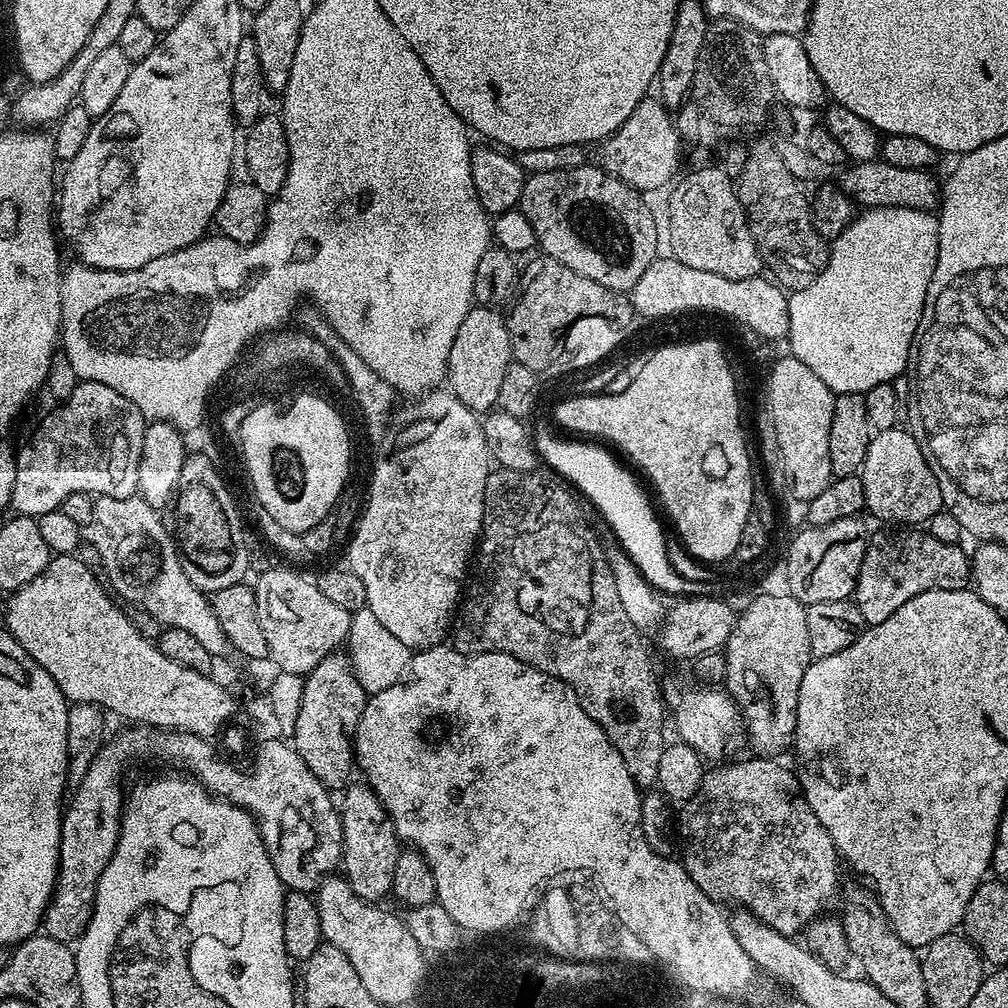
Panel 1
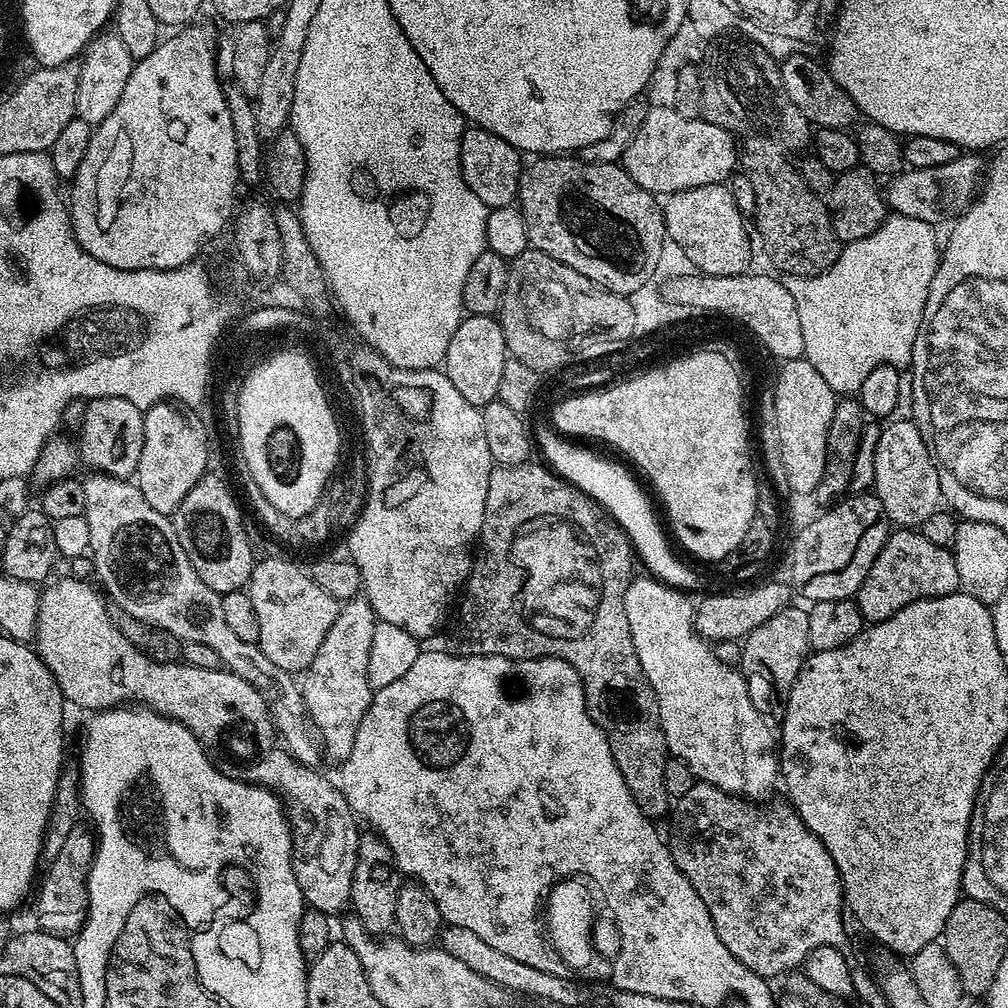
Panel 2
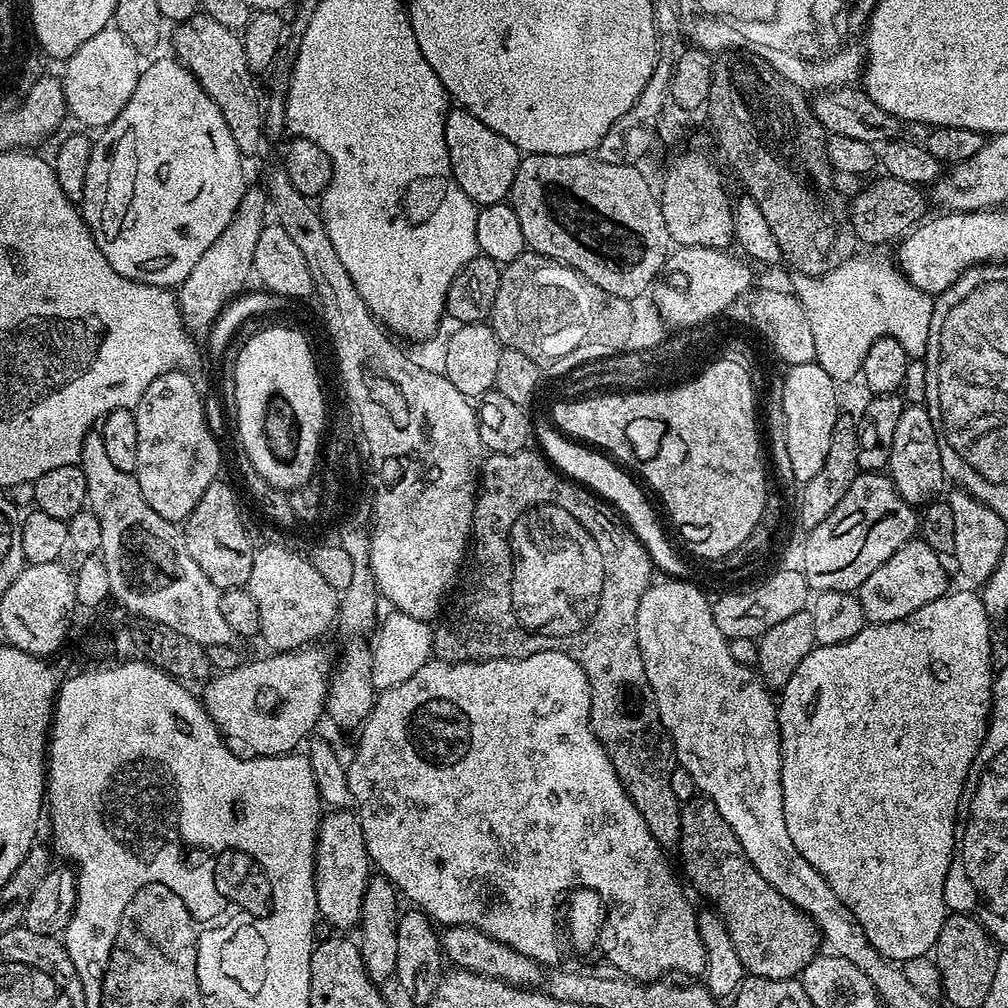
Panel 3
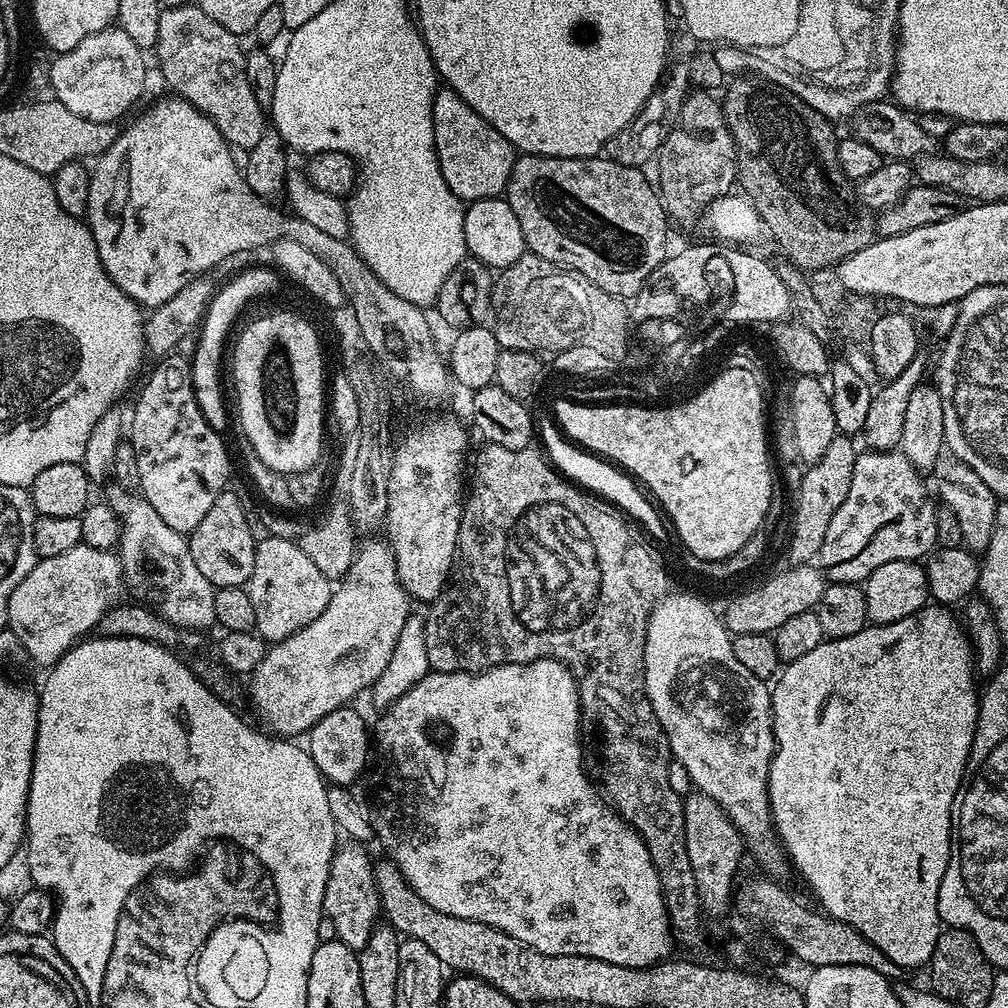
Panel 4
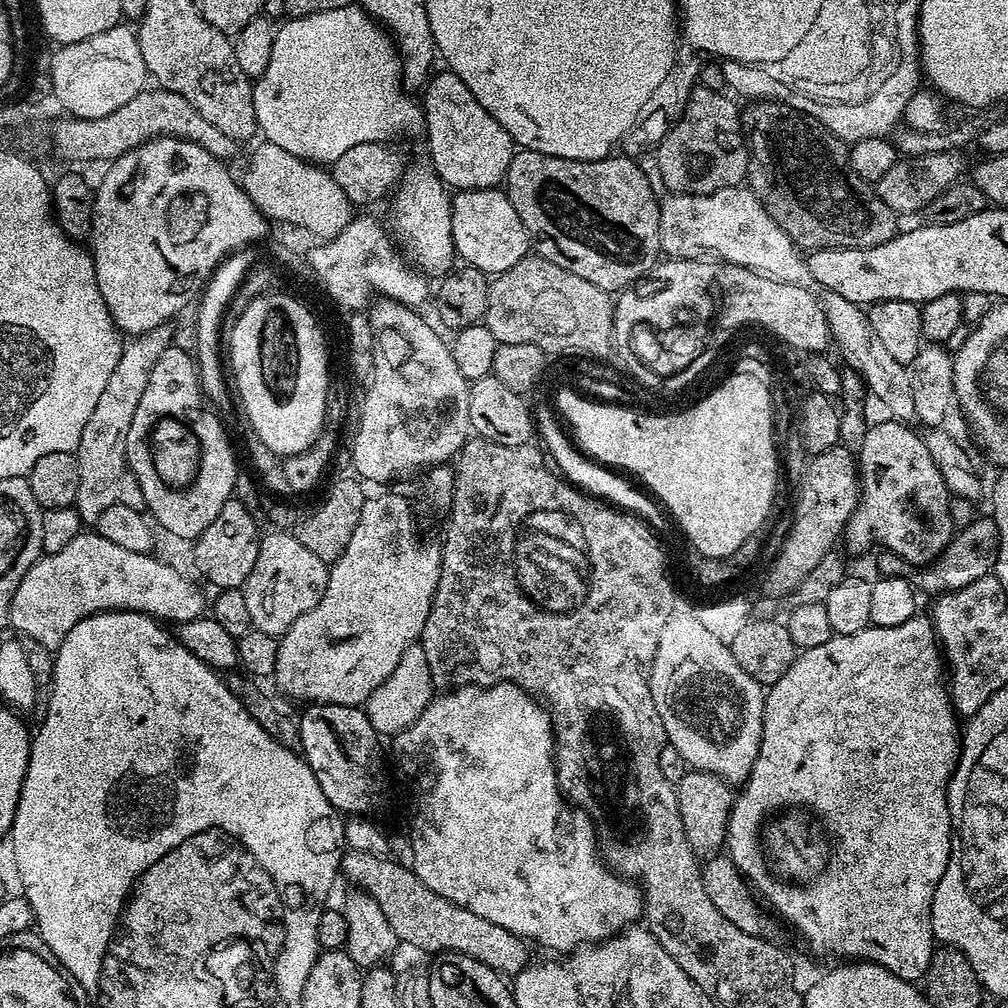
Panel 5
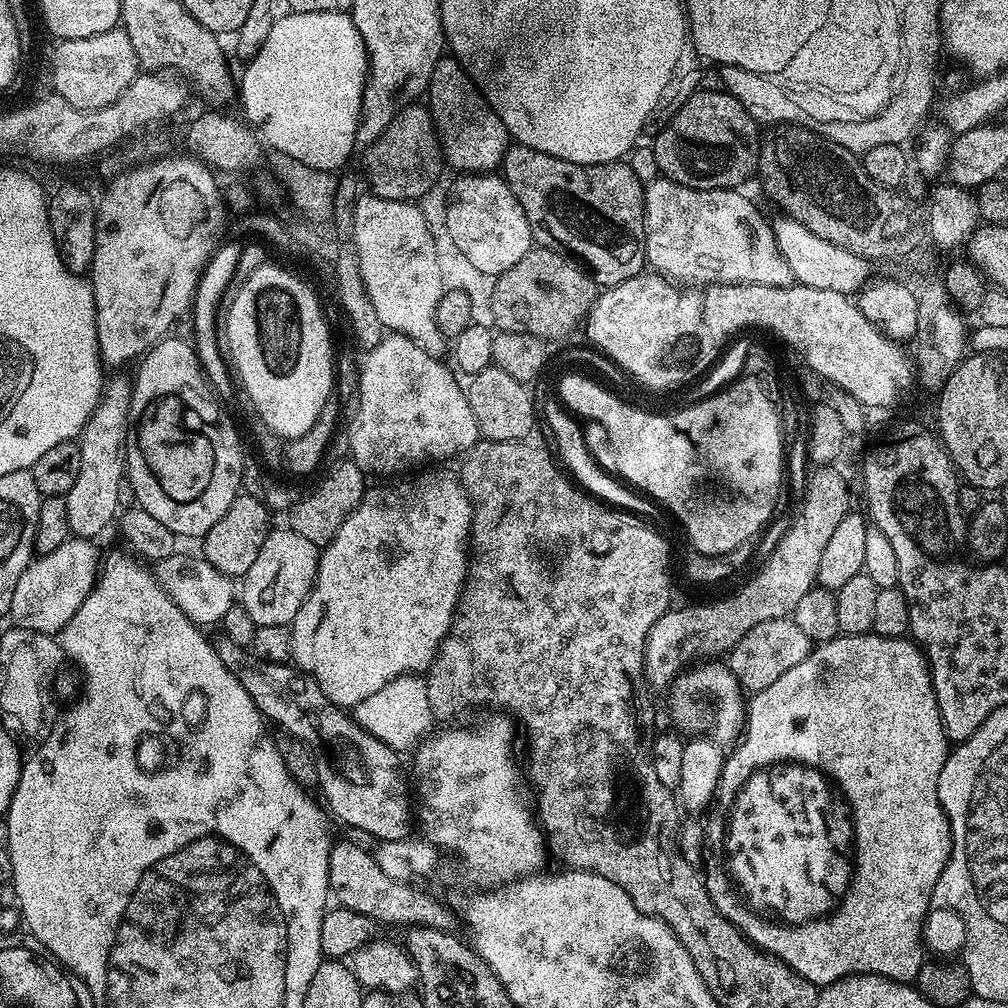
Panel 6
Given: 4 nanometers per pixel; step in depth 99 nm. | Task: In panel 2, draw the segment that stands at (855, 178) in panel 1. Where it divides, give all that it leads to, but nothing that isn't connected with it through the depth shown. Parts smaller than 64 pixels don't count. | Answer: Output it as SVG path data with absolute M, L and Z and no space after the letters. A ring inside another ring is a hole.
M962 154L946 166L908 168L891 177L886 184L886 199L889 209L895 215L918 218L933 226L940 226L943 220L955 221L967 210L978 192L978 177L982 172L982 160L976 154Z

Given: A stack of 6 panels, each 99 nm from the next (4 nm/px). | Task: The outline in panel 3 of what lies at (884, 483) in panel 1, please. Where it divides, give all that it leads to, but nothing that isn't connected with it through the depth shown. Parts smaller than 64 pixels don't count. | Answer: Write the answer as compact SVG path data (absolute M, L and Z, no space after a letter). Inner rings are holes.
M907 405L899 416L888 453L887 469L900 496L910 505L923 506L941 493L939 490L946 477L942 470L940 447L933 420L923 405Z

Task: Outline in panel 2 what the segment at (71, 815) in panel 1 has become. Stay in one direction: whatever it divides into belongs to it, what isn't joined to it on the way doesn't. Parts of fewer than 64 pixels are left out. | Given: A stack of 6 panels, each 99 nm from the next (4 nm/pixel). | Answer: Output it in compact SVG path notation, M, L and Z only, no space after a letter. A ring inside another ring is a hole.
M80 826L70 830L58 858L47 861L45 868L48 869L45 872L43 869L42 879L35 893L39 931L49 932L51 936L72 938L88 921L88 875L92 869L92 861L96 858L96 840L93 833L88 832L83 832L83 827Z

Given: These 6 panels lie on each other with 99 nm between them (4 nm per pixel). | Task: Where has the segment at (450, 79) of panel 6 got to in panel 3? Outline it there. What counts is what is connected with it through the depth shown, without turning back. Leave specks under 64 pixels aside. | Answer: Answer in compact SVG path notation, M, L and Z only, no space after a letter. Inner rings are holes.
M453 107L444 117L446 122L446 150L450 154L450 170L462 190L478 206L498 204L509 199L514 186L514 174L518 174L518 166L522 153L502 134L490 130L486 122L478 122L474 114L465 108Z

